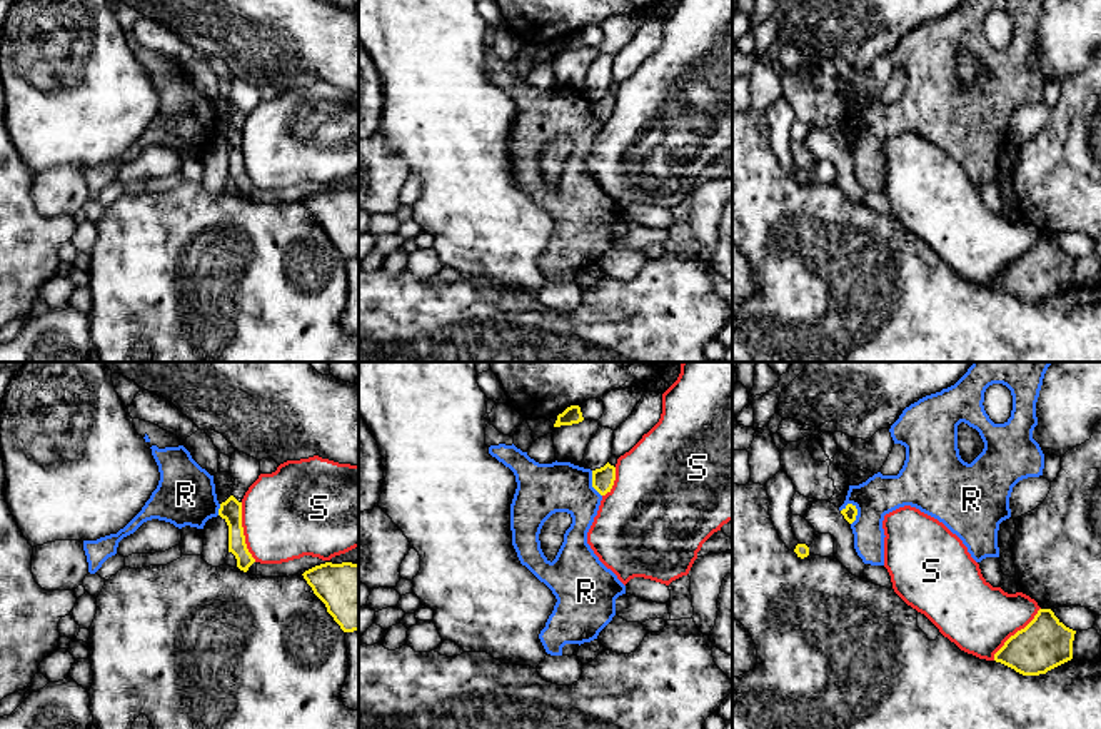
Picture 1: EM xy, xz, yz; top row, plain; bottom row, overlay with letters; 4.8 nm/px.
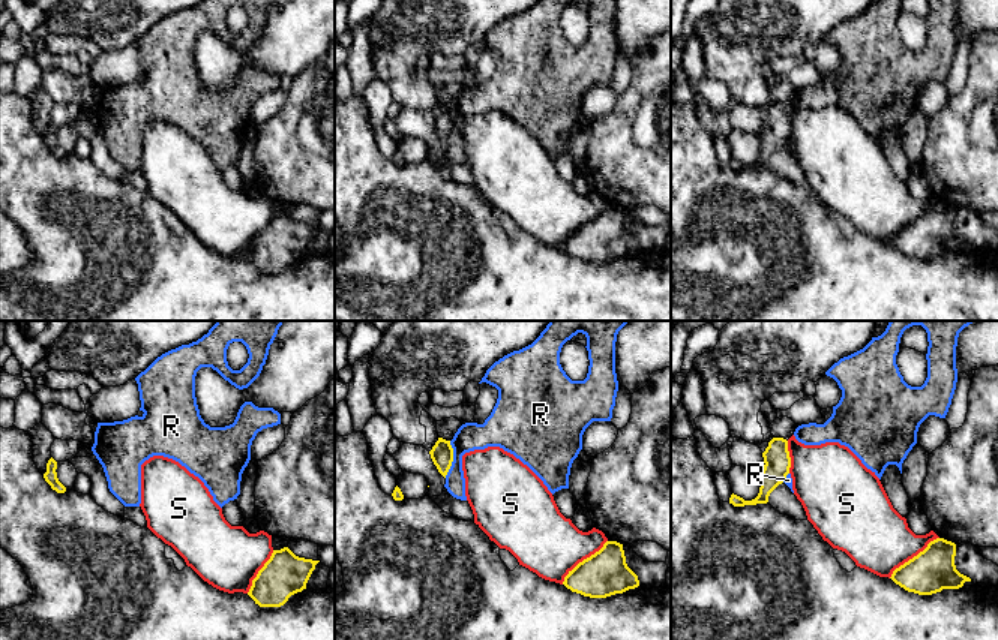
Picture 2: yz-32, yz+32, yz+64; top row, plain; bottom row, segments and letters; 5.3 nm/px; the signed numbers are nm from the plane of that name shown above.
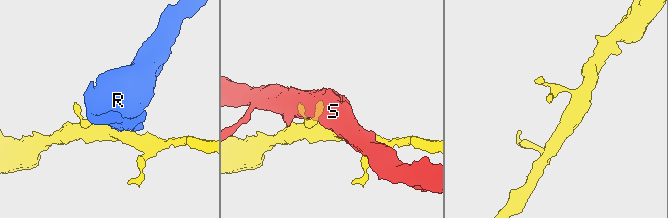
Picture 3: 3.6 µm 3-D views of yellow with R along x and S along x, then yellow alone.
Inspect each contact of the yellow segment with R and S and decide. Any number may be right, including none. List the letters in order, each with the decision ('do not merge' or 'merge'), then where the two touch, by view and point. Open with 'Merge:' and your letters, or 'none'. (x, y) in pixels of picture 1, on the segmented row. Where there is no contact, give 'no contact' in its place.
Merge: none
R: do not merge; meets yellow in yz at (856, 512)
S: do not merge; meets yellow in xy at (242, 532)

